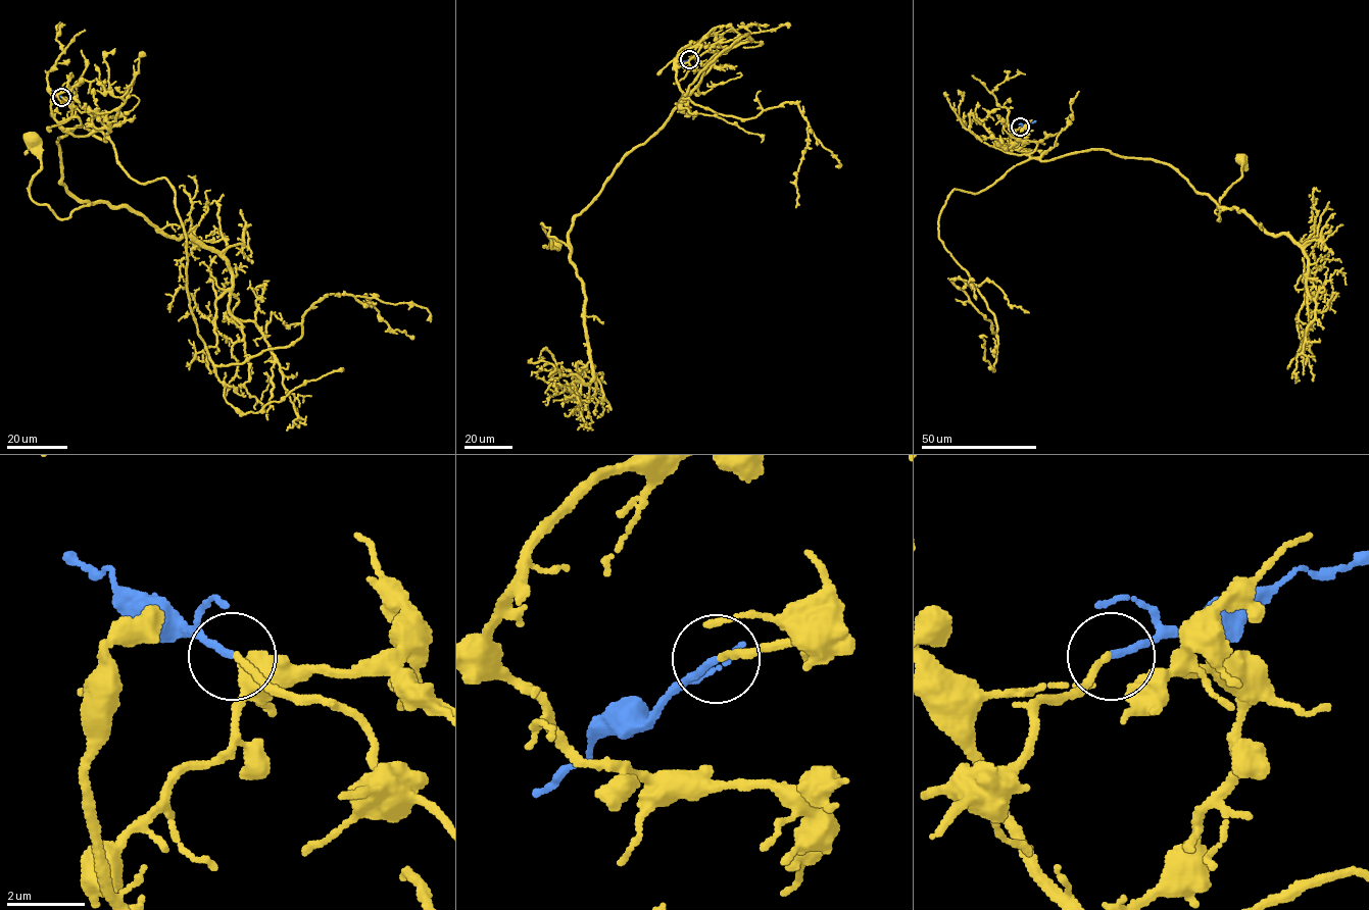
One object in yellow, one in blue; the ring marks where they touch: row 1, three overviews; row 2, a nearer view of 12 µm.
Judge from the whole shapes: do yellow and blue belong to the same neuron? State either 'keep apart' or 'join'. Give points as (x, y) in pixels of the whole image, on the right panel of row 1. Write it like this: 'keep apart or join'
join

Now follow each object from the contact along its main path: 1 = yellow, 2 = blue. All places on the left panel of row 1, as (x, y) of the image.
1: (62, 97), (116, 113), (105, 141), (58, 141), (59, 184), (89, 203), (60, 219), (34, 201), (30, 140)
2: (61, 97), (49, 89)

